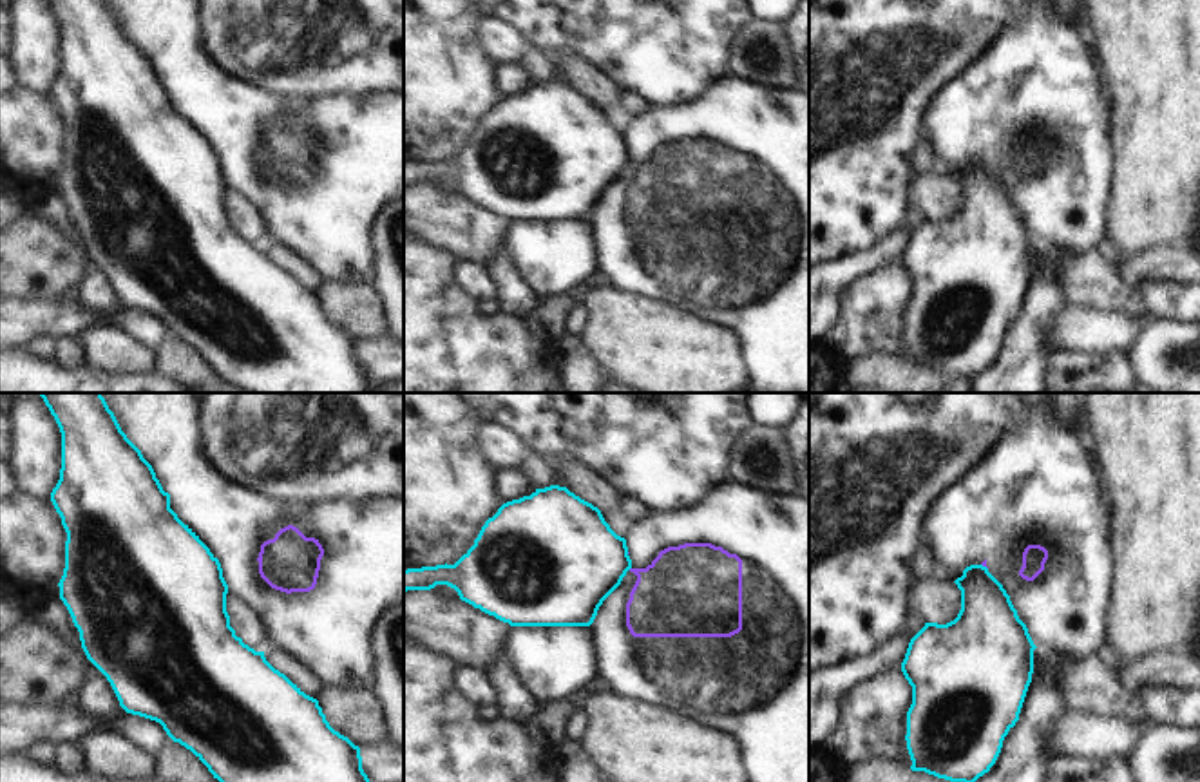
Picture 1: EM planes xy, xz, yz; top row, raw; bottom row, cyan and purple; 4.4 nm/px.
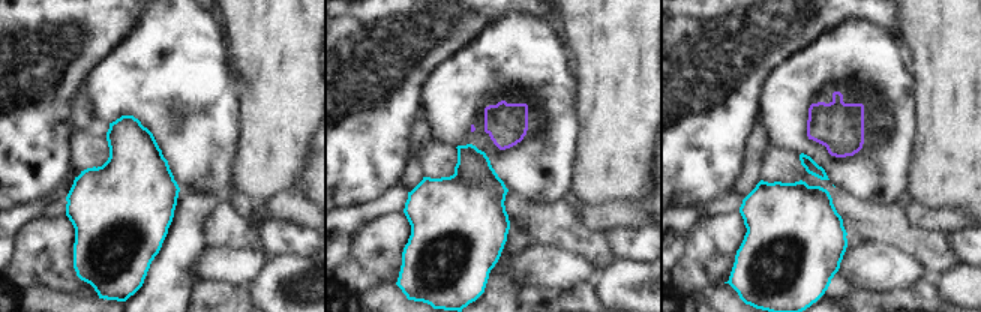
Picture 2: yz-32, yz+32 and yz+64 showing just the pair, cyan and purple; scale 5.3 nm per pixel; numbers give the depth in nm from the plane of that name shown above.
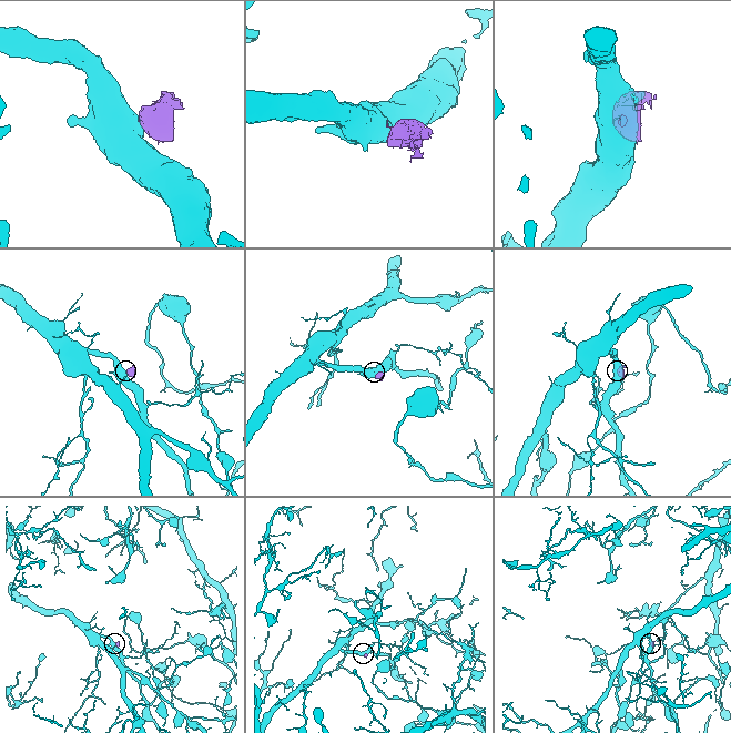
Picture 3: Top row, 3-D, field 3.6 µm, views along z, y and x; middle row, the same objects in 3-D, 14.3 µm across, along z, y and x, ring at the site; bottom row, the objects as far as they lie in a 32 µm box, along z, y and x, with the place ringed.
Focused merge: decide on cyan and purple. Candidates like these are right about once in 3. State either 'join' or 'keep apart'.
keep apart

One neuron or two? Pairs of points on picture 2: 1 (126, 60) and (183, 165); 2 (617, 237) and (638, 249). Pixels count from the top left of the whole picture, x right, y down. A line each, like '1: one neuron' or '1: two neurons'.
1: one neuron
2: one neuron

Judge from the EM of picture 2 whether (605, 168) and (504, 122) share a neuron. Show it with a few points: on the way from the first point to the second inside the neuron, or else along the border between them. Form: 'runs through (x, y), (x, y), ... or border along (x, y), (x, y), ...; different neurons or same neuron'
border along (579, 120), (572, 189); different neurons

